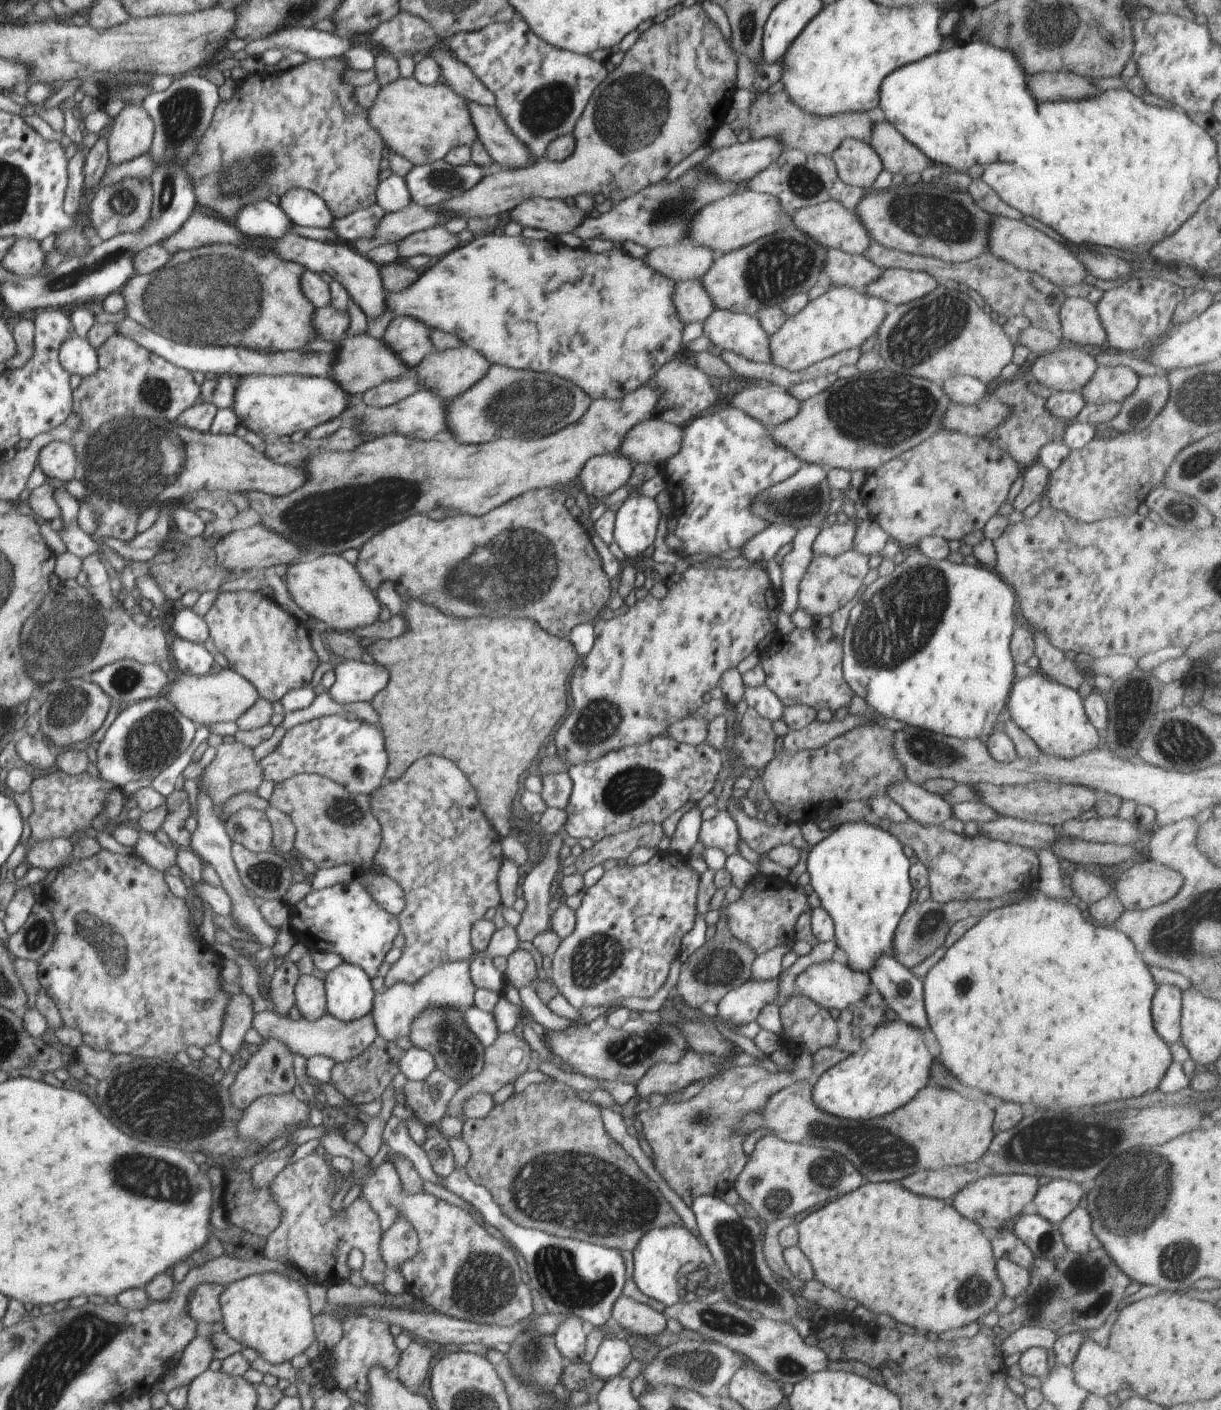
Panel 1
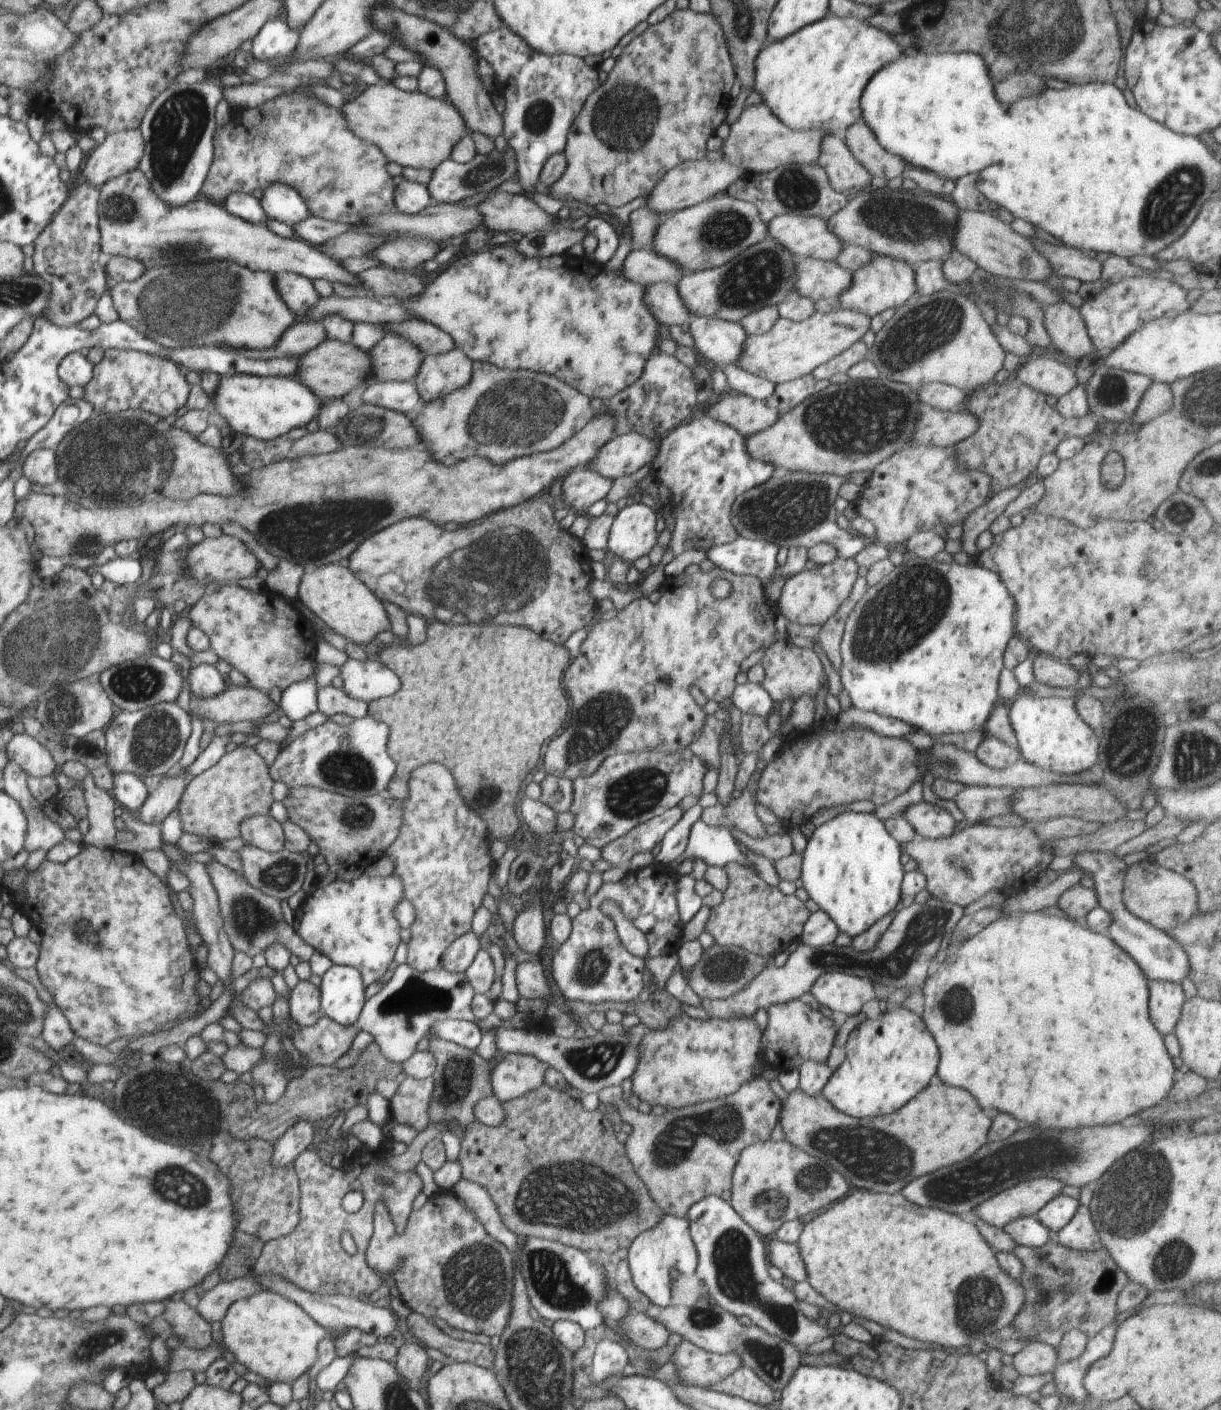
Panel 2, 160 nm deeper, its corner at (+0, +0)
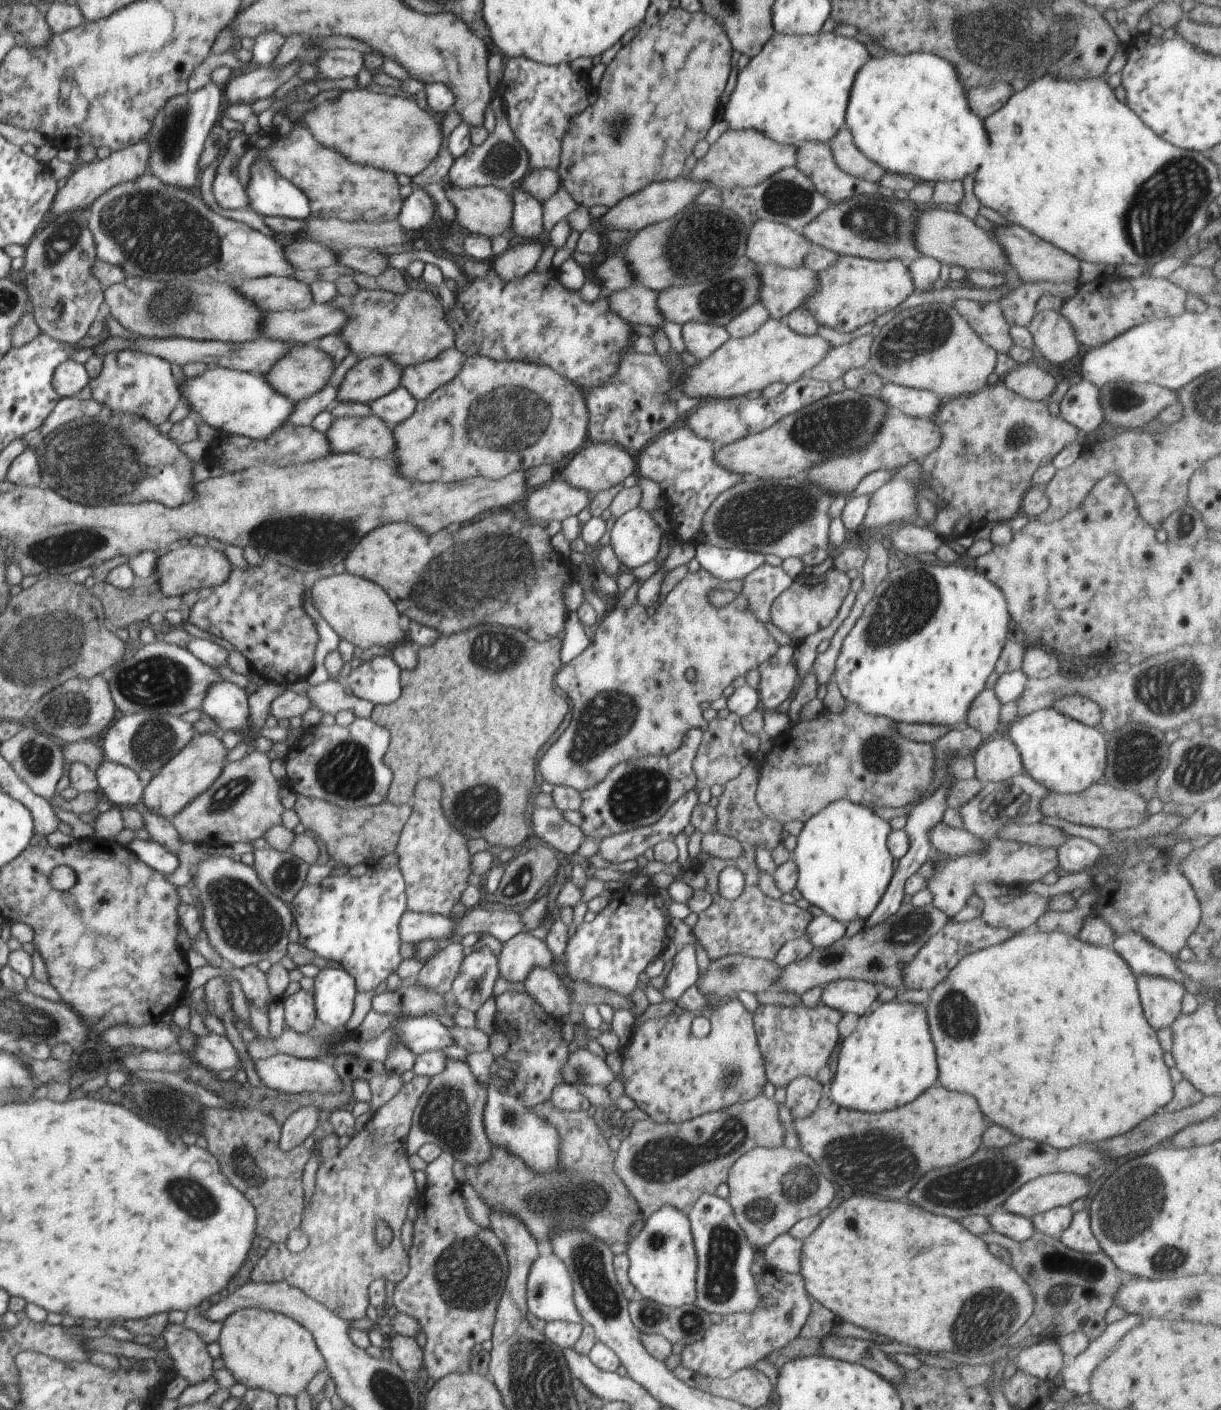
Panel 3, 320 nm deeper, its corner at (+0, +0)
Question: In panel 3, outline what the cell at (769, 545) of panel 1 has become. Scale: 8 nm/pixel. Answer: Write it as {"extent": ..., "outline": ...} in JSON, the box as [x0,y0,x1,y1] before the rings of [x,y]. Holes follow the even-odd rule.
{"extent":[695,541,765,581],"outline":[[[703,541],[696,545],[695,558],[706,572],[725,581],[744,579],[765,563],[765,556],[760,552],[749,552],[740,548],[718,548]]]}

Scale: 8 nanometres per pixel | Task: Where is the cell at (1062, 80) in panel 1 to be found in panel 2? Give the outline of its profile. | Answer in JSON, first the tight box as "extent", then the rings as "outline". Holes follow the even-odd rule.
{"extent":[994,72,1046,106],"outline":[[[1024,72],[1024,74],[1014,74],[1014,76],[1006,78],[1004,82],[998,82],[994,86],[994,92],[1002,104],[1010,106],[1012,102],[1016,102],[1024,97],[1034,96],[1046,88],[1043,78],[1040,80],[1039,76],[1034,76],[1030,72]]]}

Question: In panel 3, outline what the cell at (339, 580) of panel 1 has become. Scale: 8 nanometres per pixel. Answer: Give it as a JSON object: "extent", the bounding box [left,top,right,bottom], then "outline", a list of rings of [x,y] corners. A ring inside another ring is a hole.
{"extent":[309,572,404,649],"outline":[[[330,572],[328,576],[318,578],[309,587],[312,604],[318,610],[319,616],[330,624],[330,628],[339,635],[339,638],[350,642],[353,647],[368,649],[381,646],[391,649],[398,642],[404,641],[404,632],[400,627],[401,614],[390,596],[378,584],[350,572]]]}

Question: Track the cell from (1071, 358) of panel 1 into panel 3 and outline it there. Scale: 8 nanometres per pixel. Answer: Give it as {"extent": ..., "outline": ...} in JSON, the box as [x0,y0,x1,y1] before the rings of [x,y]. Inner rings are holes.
{"extent":[1003,362,1056,402],"outline":[[[1033,362],[1018,364],[1003,380],[1006,388],[1034,401],[1047,402],[1056,391],[1056,379]]]}

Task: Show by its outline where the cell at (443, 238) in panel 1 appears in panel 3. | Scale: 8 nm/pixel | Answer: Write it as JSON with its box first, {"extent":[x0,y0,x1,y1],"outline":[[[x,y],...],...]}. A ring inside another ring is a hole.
{"extent":[337,248,390,278],"outline":[[[348,248],[343,249],[337,256],[338,264],[352,268],[355,273],[368,274],[368,277],[376,278],[390,267],[388,262],[390,255],[375,249]]]}

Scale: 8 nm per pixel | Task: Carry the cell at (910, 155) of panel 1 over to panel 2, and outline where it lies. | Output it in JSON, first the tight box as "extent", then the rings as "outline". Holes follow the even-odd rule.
{"extent":[845,118,908,178],"outline":[[[860,118],[851,124],[845,134],[845,145],[872,178],[898,178],[908,168],[898,156],[884,150],[868,125]]]}

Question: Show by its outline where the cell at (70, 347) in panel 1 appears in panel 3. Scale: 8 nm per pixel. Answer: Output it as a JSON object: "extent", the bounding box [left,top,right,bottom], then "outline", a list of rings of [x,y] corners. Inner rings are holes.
{"extent":[52,358,89,398],"outline":[[[76,358],[63,361],[52,378],[52,385],[62,398],[75,397],[89,382],[84,364],[76,362]]]}

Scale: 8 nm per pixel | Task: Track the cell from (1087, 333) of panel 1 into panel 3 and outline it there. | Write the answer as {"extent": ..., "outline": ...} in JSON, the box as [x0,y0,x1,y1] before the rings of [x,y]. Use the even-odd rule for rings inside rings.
{"extent":[1027,312,1080,364],"outline":[[[1037,312],[1027,328],[1035,348],[1052,364],[1064,364],[1078,354],[1080,346],[1074,328],[1061,312]]]}

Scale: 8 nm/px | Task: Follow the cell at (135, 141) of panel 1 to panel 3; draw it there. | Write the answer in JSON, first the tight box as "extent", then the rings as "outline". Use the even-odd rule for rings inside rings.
{"extent":[48,141,150,218],"outline":[[[143,141],[126,146],[122,150],[116,150],[108,158],[96,158],[92,162],[86,163],[82,168],[78,168],[78,170],[74,169],[68,180],[66,180],[64,188],[59,190],[48,218],[61,216],[64,212],[70,212],[70,210],[90,209],[94,200],[98,200],[112,186],[118,186],[118,184],[128,182],[128,180],[136,180],[138,176],[147,173],[148,160],[150,160],[150,146]]]}

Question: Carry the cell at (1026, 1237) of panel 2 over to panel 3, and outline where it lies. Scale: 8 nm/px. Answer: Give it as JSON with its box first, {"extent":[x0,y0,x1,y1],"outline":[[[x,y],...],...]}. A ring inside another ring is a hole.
{"extent":[988,1208,1036,1243],"outline":[[[1001,1208],[990,1215],[988,1220],[994,1233],[1016,1240],[1018,1243],[1030,1239],[1036,1231],[1030,1218],[1006,1212]]]}

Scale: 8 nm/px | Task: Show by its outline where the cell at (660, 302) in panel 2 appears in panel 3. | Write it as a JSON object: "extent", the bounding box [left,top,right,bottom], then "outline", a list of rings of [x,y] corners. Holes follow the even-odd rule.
{"extent":[610,284,666,327],"outline":[[[634,284],[610,294],[610,308],[618,316],[622,316],[628,324],[660,327],[666,320],[658,310],[658,296],[660,296],[658,290]]]}

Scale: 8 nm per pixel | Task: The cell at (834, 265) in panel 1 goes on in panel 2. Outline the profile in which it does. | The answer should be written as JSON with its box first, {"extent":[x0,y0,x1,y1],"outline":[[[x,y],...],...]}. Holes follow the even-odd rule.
{"extent":[793,257,853,308],"outline":[[[804,257],[796,258],[793,262],[793,290],[799,297],[809,298],[814,303],[825,298],[835,308],[840,293],[853,283],[853,272],[843,269],[834,261]]]}

